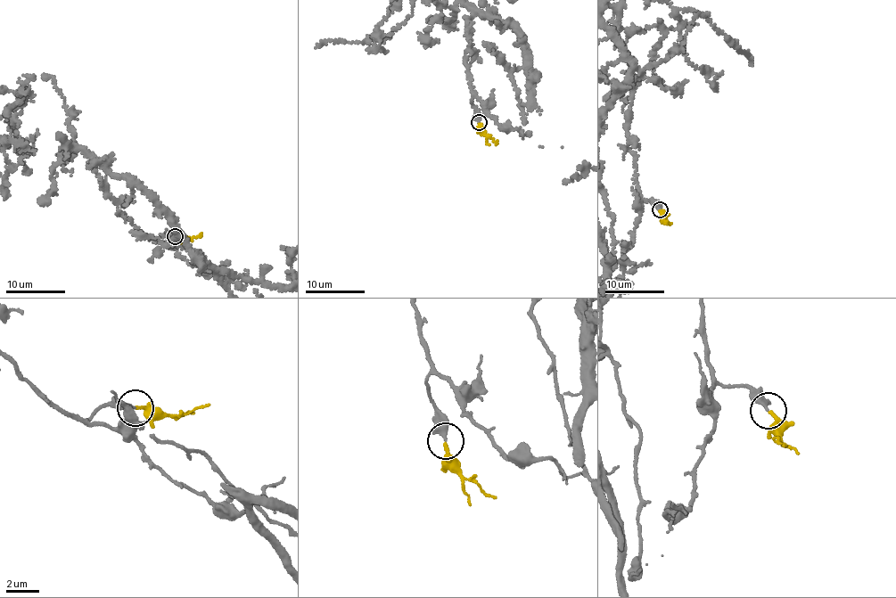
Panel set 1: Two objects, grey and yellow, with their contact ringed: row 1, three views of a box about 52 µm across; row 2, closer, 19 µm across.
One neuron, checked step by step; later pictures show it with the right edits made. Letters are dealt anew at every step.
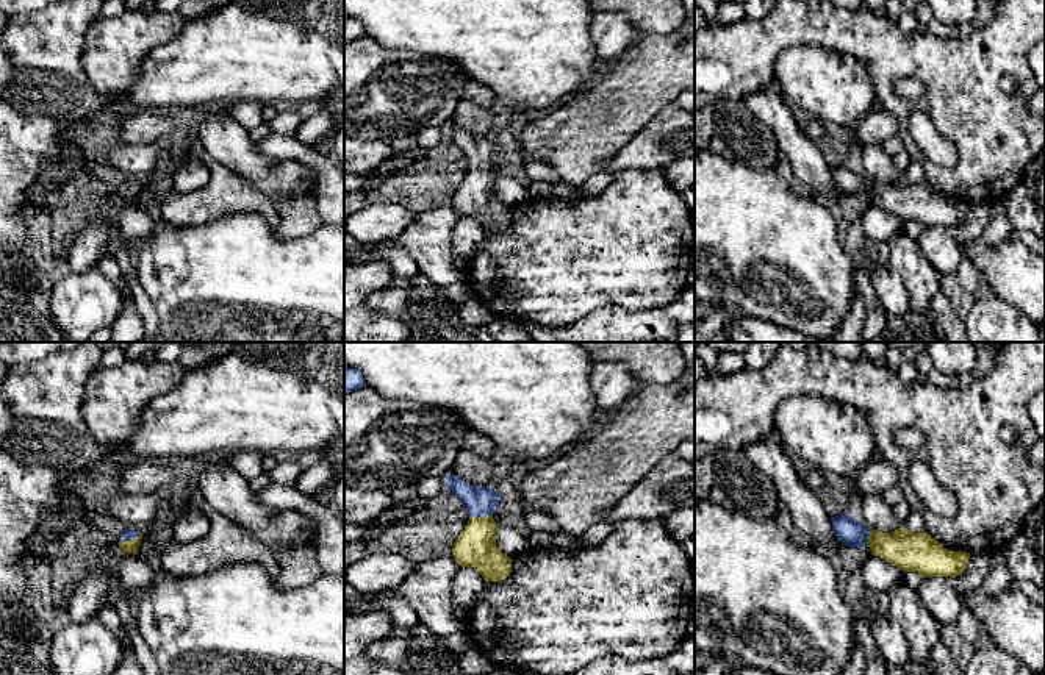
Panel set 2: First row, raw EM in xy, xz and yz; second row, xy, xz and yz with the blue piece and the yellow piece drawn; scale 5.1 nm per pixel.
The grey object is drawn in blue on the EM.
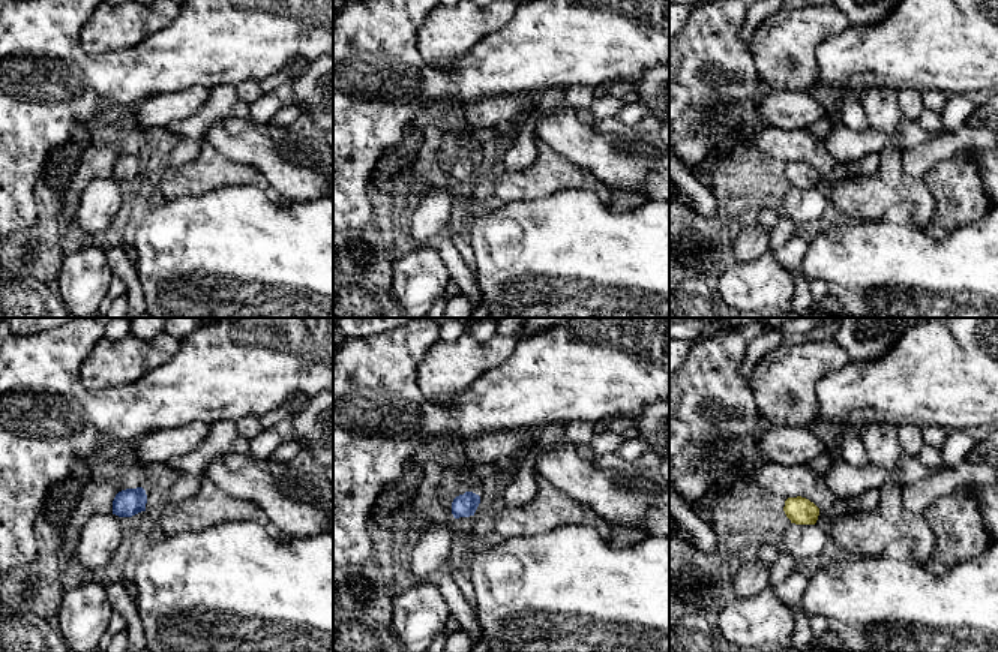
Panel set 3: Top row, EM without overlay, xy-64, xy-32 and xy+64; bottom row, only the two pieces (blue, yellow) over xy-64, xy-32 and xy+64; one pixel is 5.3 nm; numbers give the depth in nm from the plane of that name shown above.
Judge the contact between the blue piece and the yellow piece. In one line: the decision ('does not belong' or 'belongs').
belongs

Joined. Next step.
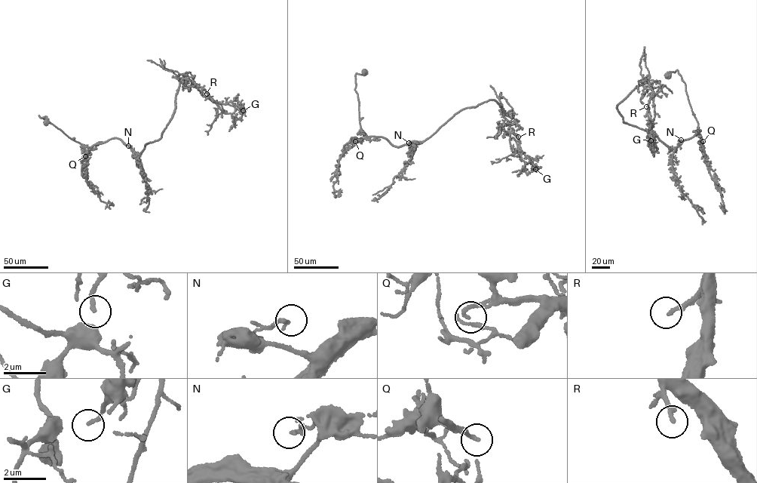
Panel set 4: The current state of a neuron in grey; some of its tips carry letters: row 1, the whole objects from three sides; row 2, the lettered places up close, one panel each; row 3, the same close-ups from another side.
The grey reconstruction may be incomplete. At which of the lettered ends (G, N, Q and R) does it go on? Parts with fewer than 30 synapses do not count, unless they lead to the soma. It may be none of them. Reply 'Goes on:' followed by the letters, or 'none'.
Goes on: R

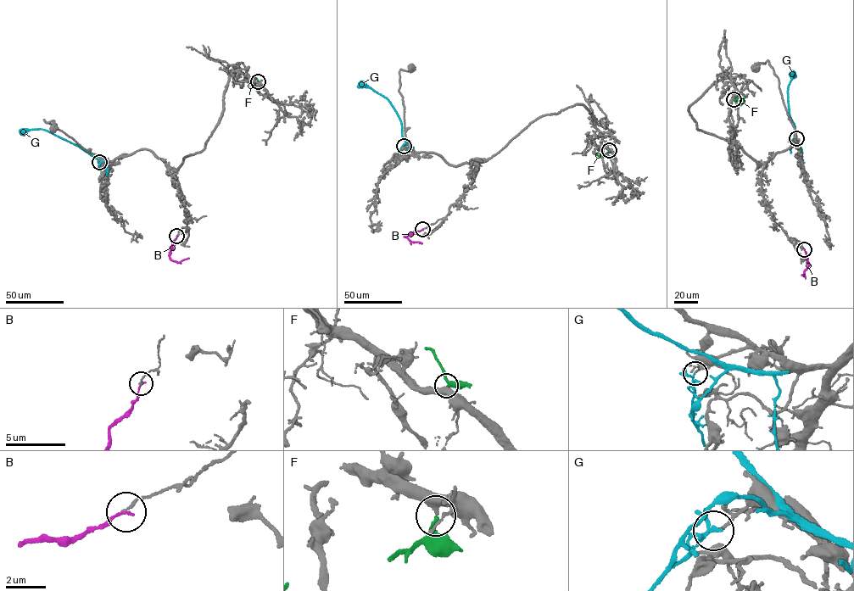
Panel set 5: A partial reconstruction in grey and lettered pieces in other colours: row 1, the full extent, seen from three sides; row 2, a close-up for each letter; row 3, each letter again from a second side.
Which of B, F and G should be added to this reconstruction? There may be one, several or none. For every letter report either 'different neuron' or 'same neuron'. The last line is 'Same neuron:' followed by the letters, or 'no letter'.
B: different neuron
F: same neuron
G: different neuron
Same neuron: F

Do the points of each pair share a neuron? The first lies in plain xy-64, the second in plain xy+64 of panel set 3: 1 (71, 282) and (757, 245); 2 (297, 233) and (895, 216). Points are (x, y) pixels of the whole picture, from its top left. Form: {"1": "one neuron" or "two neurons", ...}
{"1": "two neurons", "2": "one neuron"}

